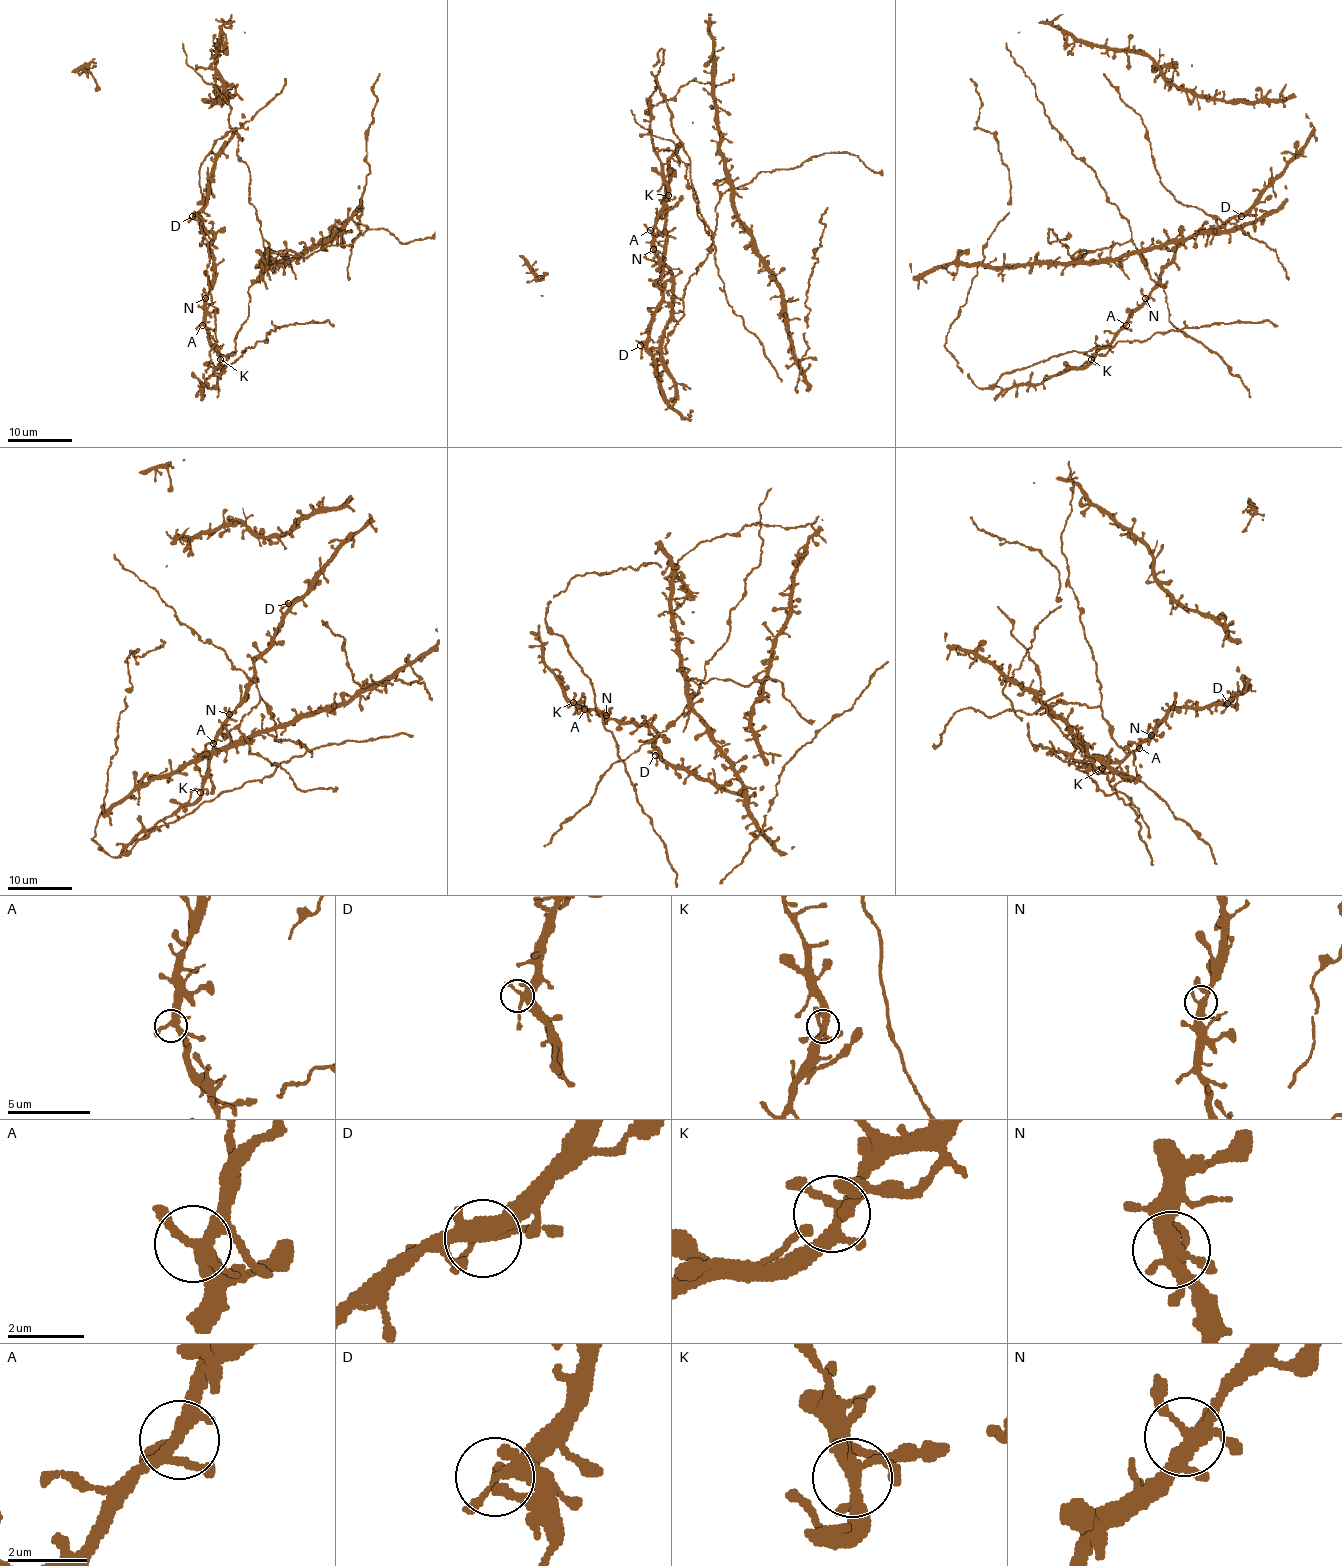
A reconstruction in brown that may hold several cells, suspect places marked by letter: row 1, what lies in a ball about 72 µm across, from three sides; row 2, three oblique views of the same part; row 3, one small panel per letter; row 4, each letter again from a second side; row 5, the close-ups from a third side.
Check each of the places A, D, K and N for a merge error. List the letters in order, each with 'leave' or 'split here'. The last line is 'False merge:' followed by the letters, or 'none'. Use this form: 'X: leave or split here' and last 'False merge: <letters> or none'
A: leave
D: leave
K: leave
N: leave
False merge: none

